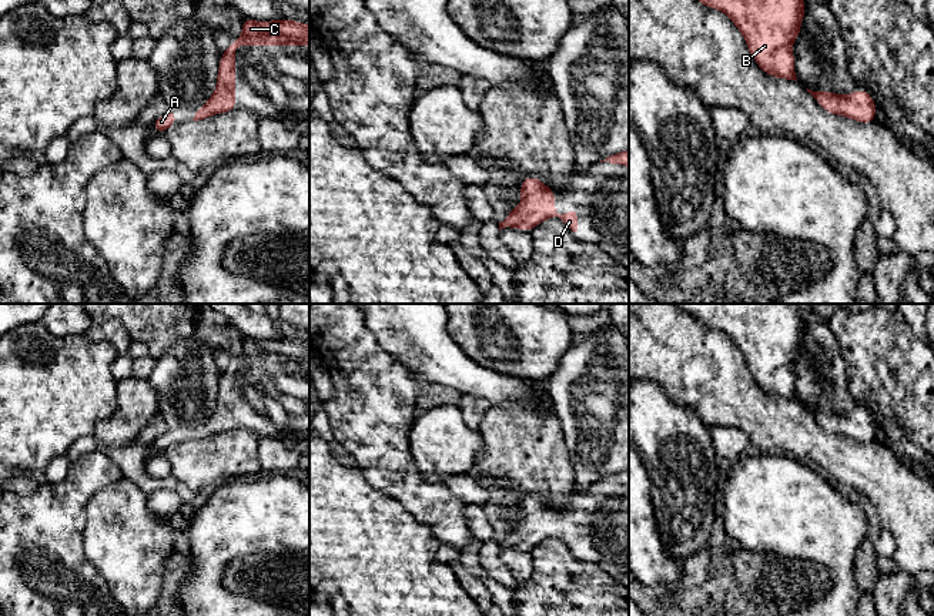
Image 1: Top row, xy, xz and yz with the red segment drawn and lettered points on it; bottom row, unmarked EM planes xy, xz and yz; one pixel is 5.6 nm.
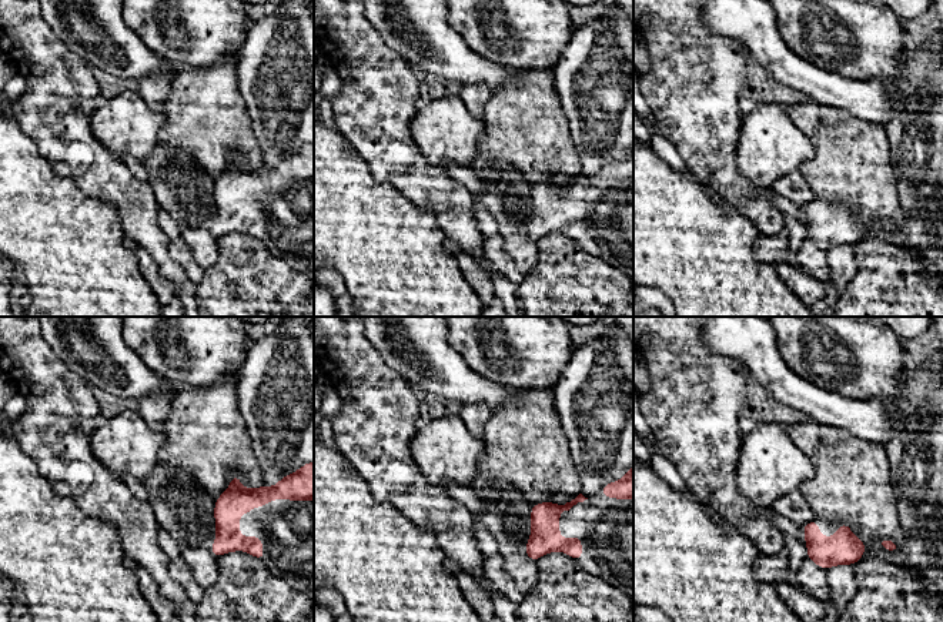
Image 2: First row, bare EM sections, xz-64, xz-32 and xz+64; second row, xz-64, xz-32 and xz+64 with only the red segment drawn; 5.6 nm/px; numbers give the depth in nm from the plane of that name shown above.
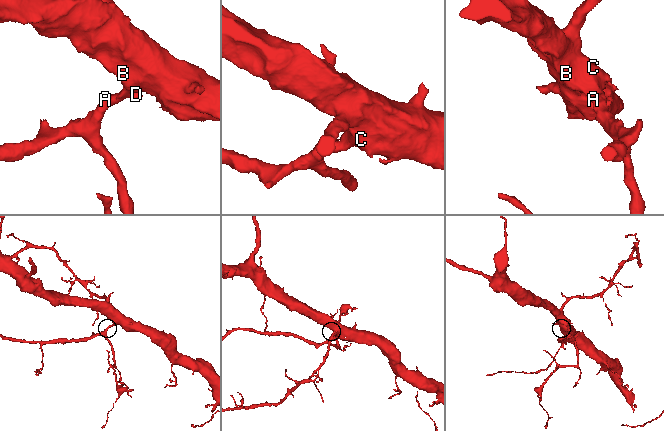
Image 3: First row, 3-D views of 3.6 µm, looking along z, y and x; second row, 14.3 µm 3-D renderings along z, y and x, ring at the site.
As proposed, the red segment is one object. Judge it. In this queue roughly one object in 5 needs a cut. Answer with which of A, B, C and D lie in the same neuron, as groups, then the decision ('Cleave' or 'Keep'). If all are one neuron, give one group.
Groups: A B C D. Keep

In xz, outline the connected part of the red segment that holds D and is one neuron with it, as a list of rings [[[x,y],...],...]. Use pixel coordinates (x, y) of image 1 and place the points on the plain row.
[[[525,496],[520,505],[522,522],[513,526],[508,536],[499,542],[499,549],[510,546],[532,550],[548,538],[559,538],[573,552],[578,550],[578,528],[572,526],[566,535],[553,528],[555,510],[546,506],[538,496]]]

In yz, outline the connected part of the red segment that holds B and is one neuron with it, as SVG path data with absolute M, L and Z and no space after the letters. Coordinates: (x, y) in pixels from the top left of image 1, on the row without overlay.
M797 304L676 305L730 337L763 392L797 401L791 365L806 334Z

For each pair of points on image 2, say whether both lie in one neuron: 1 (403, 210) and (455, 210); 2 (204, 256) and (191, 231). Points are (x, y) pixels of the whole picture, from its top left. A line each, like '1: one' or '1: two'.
1: two
2: one

